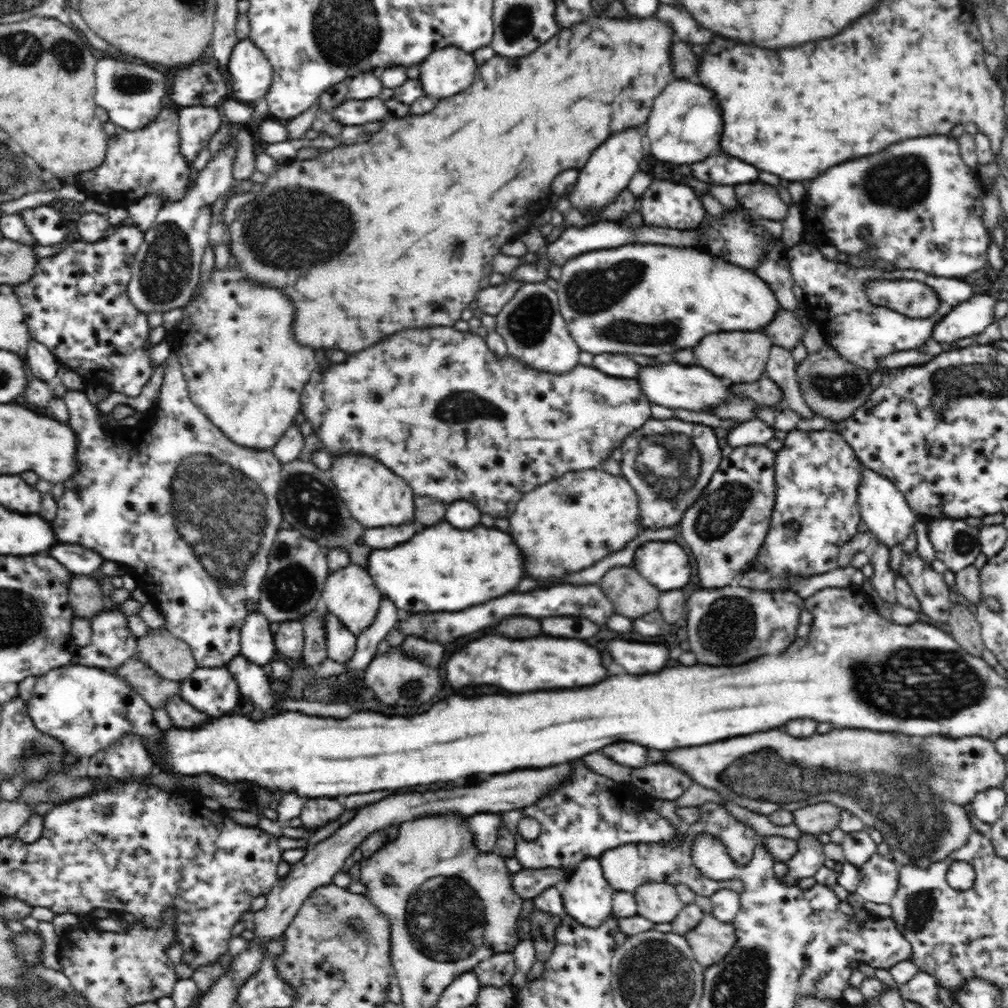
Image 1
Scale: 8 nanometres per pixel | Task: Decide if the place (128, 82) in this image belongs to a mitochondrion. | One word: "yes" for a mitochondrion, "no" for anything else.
yes

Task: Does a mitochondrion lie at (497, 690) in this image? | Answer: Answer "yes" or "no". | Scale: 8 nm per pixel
no

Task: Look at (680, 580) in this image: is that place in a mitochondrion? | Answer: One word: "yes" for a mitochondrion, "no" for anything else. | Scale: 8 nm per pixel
no

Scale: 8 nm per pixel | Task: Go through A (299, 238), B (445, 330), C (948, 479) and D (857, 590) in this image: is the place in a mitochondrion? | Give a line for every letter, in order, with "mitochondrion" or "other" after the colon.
A: mitochondrion
B: other
C: other
D: other

